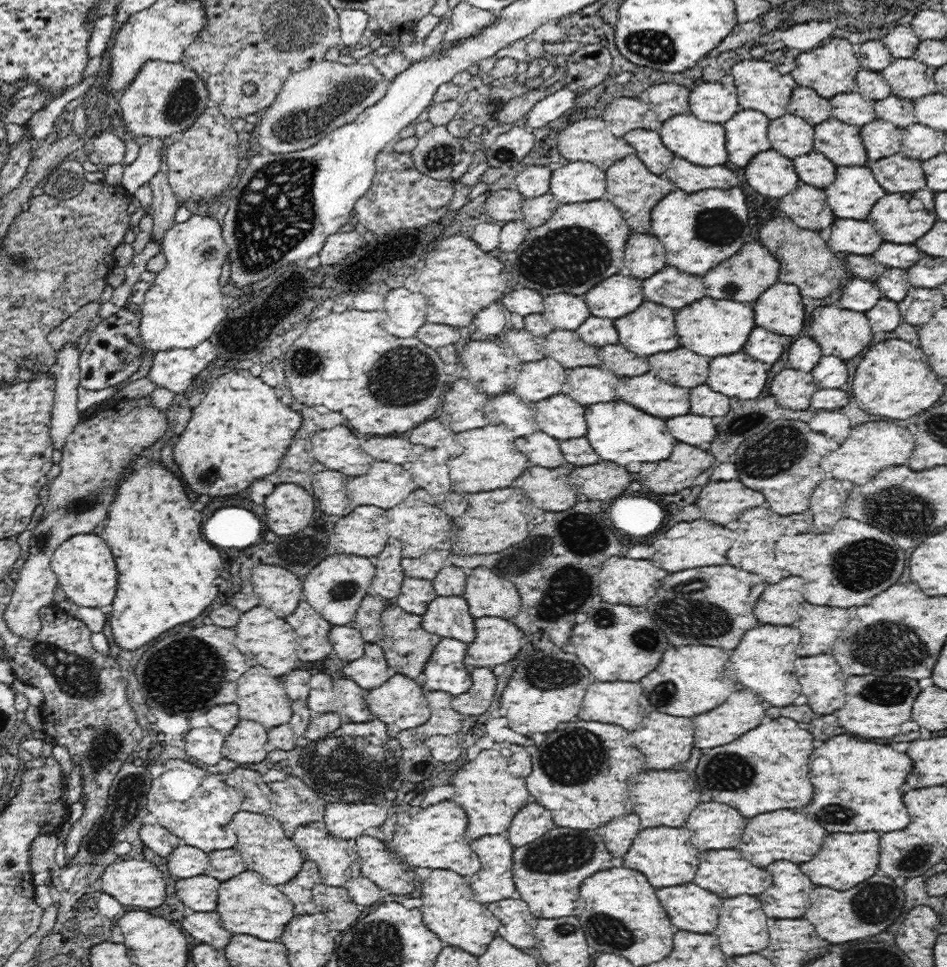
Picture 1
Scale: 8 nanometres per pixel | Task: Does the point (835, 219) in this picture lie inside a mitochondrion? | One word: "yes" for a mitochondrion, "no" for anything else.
no

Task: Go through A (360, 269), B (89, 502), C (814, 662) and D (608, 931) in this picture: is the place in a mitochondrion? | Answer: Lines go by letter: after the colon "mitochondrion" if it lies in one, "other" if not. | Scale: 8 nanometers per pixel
A: other
B: mitochondrion
C: other
D: mitochondrion

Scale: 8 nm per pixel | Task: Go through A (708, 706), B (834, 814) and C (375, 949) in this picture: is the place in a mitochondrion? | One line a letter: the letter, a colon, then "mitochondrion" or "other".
A: other
B: mitochondrion
C: mitochondrion

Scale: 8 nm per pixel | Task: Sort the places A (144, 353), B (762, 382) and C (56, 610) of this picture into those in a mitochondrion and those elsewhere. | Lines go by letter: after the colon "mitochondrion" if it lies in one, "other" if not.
A: other
B: other
C: other

